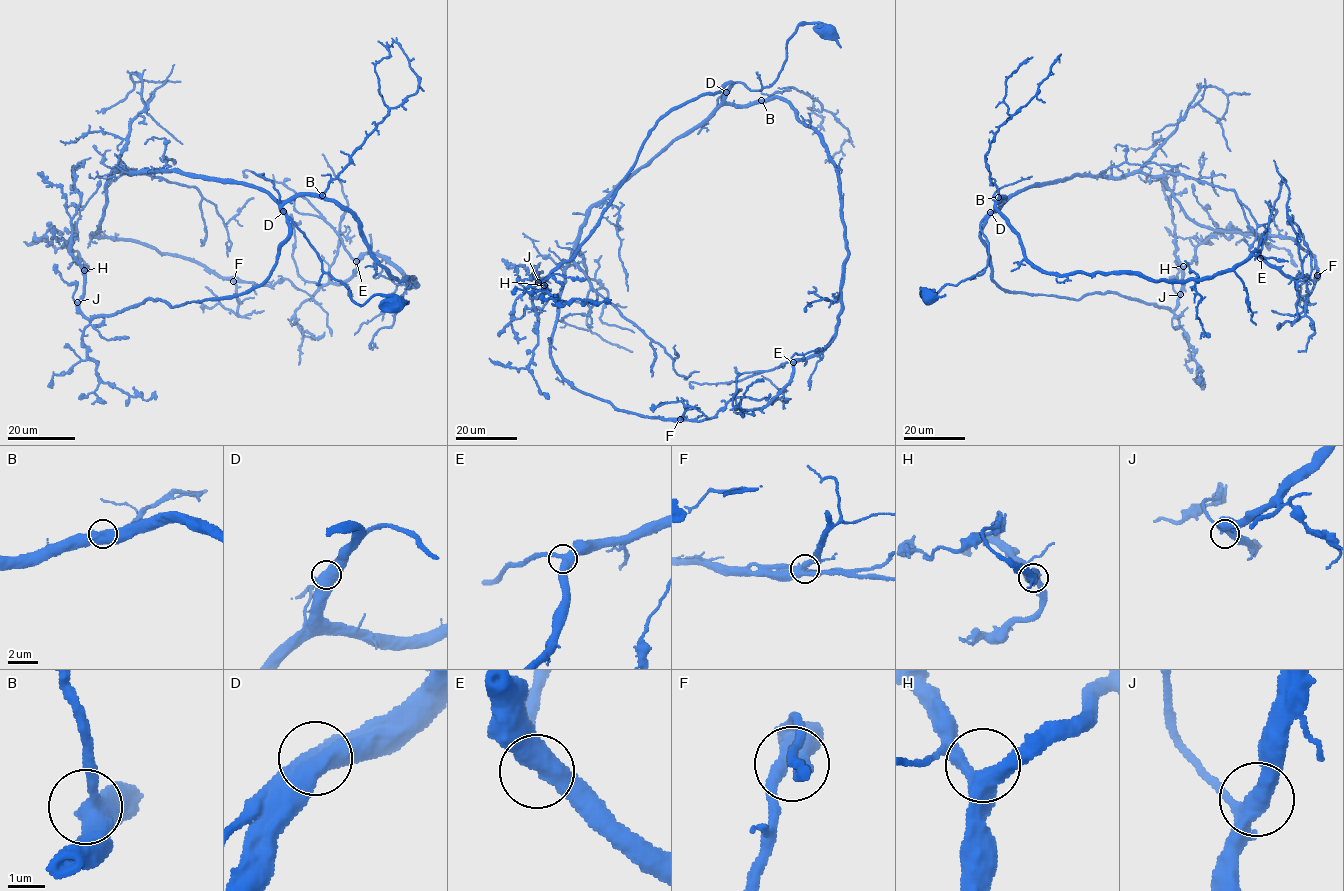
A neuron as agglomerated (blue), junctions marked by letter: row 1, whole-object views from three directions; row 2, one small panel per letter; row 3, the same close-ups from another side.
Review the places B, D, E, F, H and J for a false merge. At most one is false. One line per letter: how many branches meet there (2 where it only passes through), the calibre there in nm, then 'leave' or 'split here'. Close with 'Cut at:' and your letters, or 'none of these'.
B: 3 | 440 nm | leave
D: 2 | 650 nm | leave
E: 3 | 460 nm | leave
F: 3 | 400 nm | leave
H: 3 | 440 nm | leave
J: 3 | 420 nm | leave
Cut at: none of these

